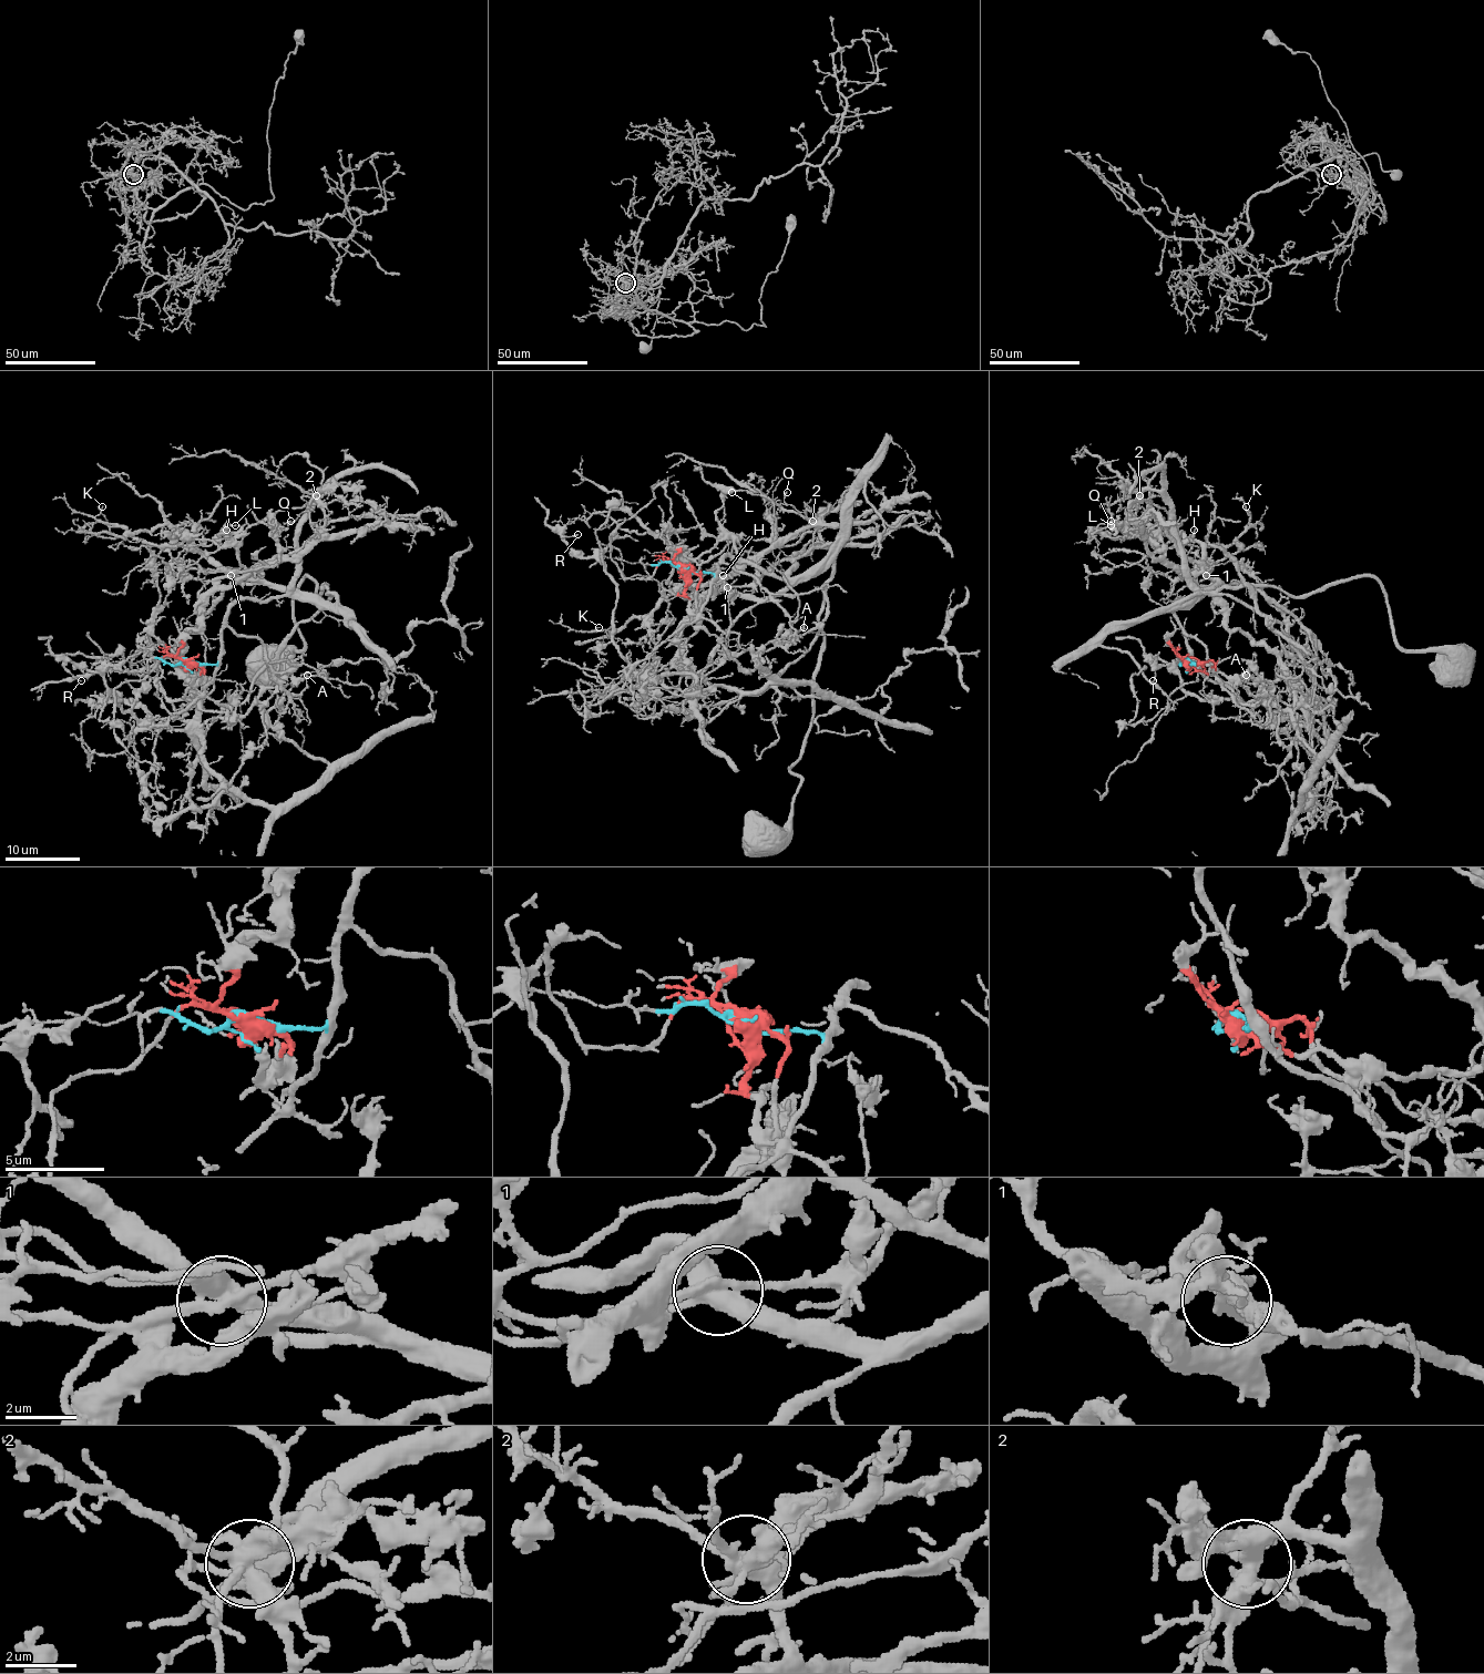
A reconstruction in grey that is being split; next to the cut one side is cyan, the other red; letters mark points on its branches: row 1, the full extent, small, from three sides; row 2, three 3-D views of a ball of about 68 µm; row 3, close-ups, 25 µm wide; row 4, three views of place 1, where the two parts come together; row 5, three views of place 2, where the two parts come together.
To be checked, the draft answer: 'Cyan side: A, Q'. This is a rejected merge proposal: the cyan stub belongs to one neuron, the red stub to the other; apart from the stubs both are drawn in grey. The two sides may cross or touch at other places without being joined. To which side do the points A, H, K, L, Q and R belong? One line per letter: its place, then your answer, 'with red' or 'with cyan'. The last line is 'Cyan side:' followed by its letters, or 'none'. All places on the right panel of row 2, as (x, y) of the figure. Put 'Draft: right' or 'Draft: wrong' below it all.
A: place (1246, 675); with red
H: place (1194, 530); with red
K: place (1246, 506); with cyan
L: place (1111, 525); with red
Q: place (1111, 521); with cyan
R: place (1153, 680); with red
Cyan side: K, Q
Draft: wrong

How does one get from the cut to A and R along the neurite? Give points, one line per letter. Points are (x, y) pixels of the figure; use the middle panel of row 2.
A: (684, 568), (698, 627), (685, 644), (684, 666), (691, 674), (723, 653), (770, 642), (785, 646), (804, 627)
R: (684, 568), (691, 619), (673, 692), (622, 655), (612, 636), (616, 582), (561, 535), (579, 535)

